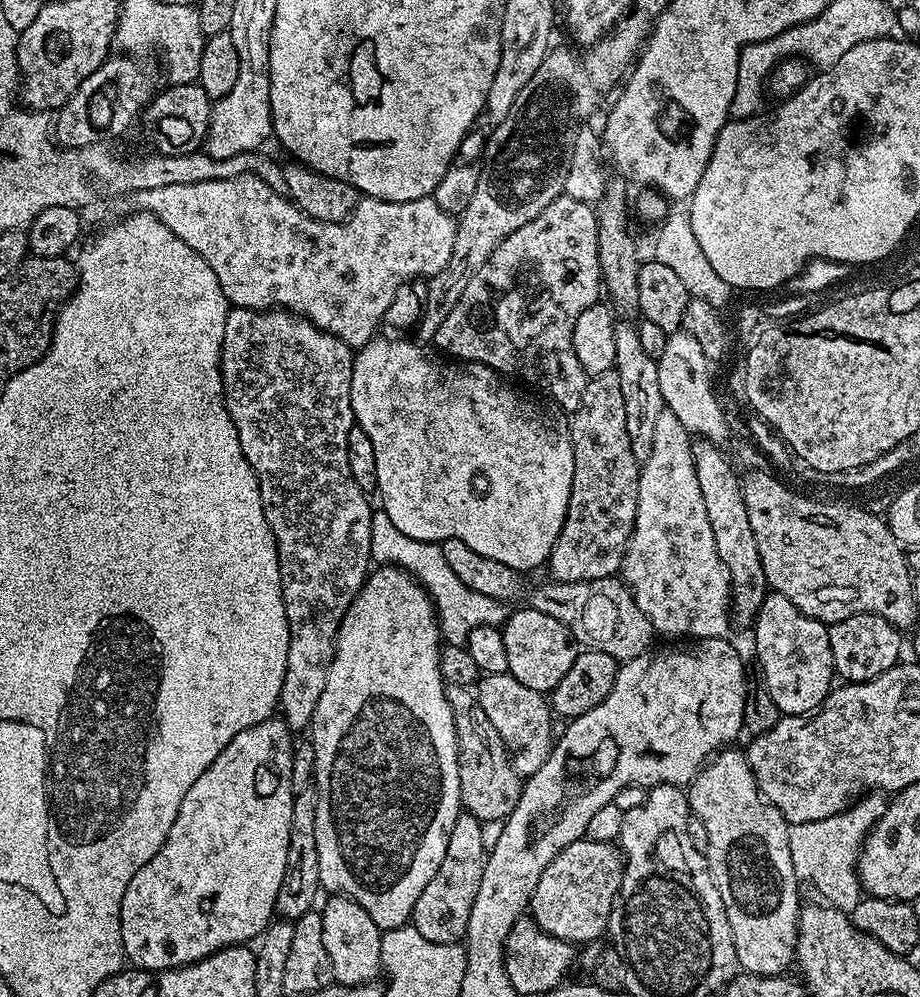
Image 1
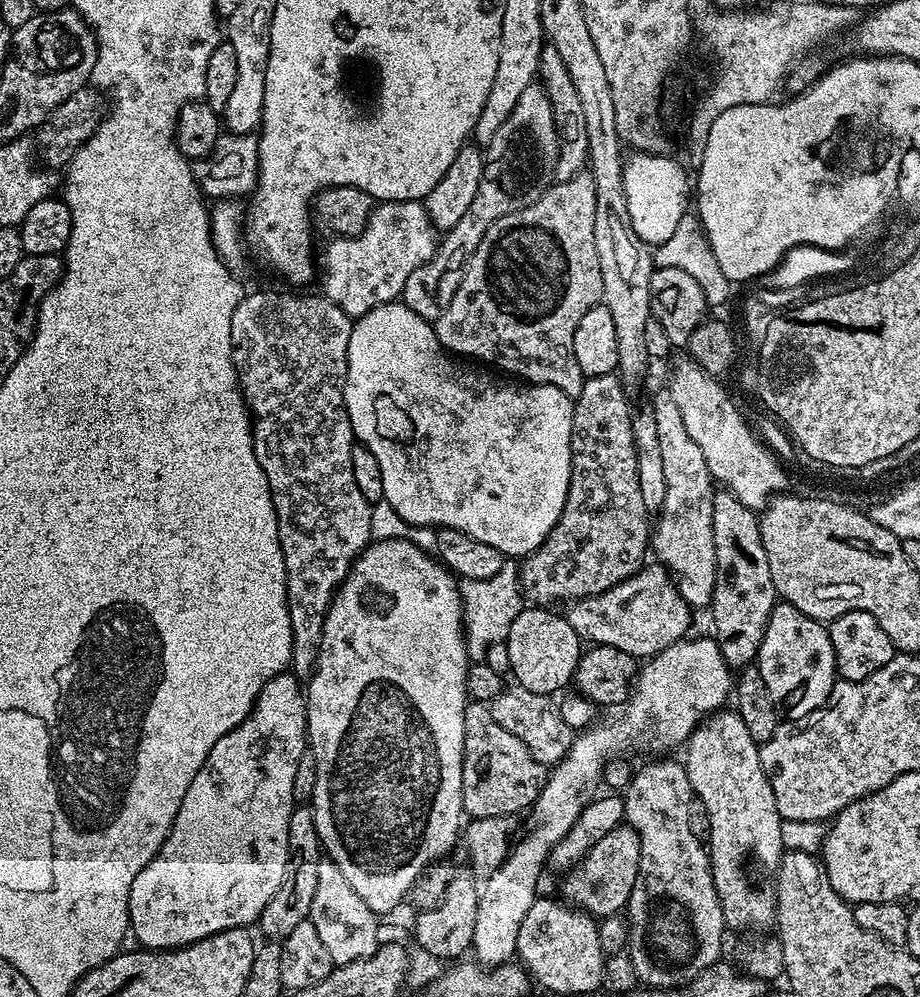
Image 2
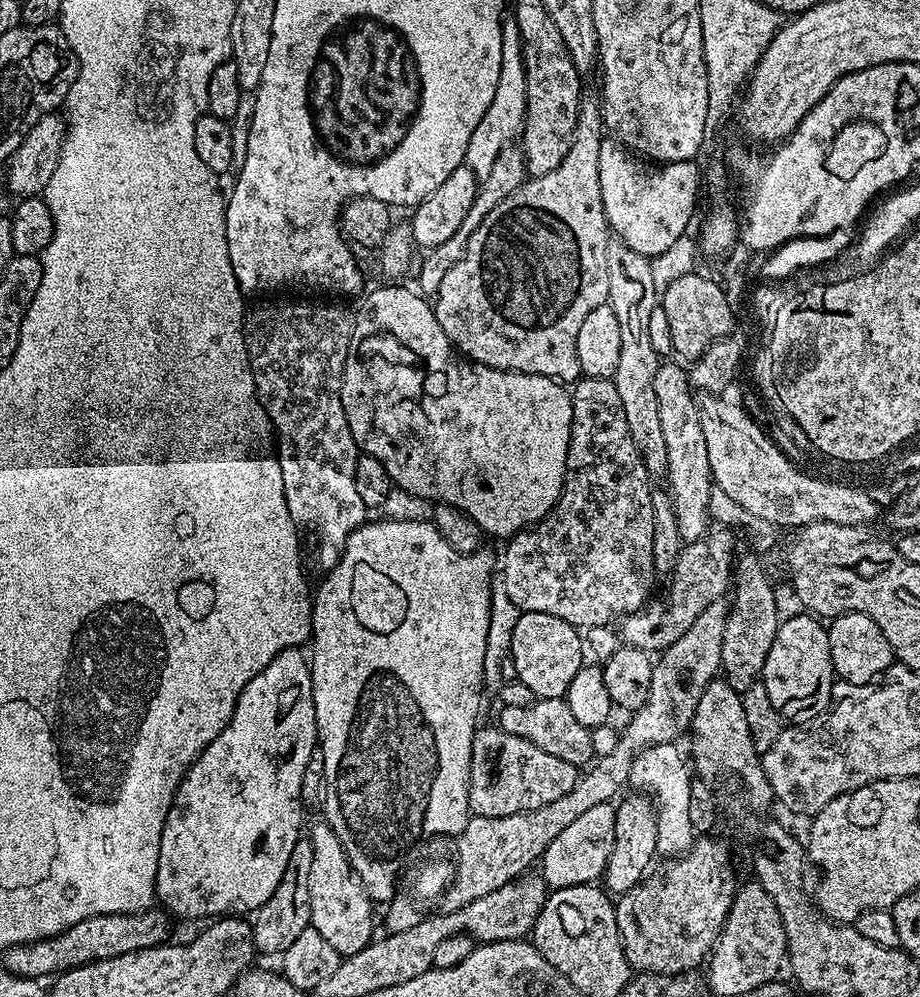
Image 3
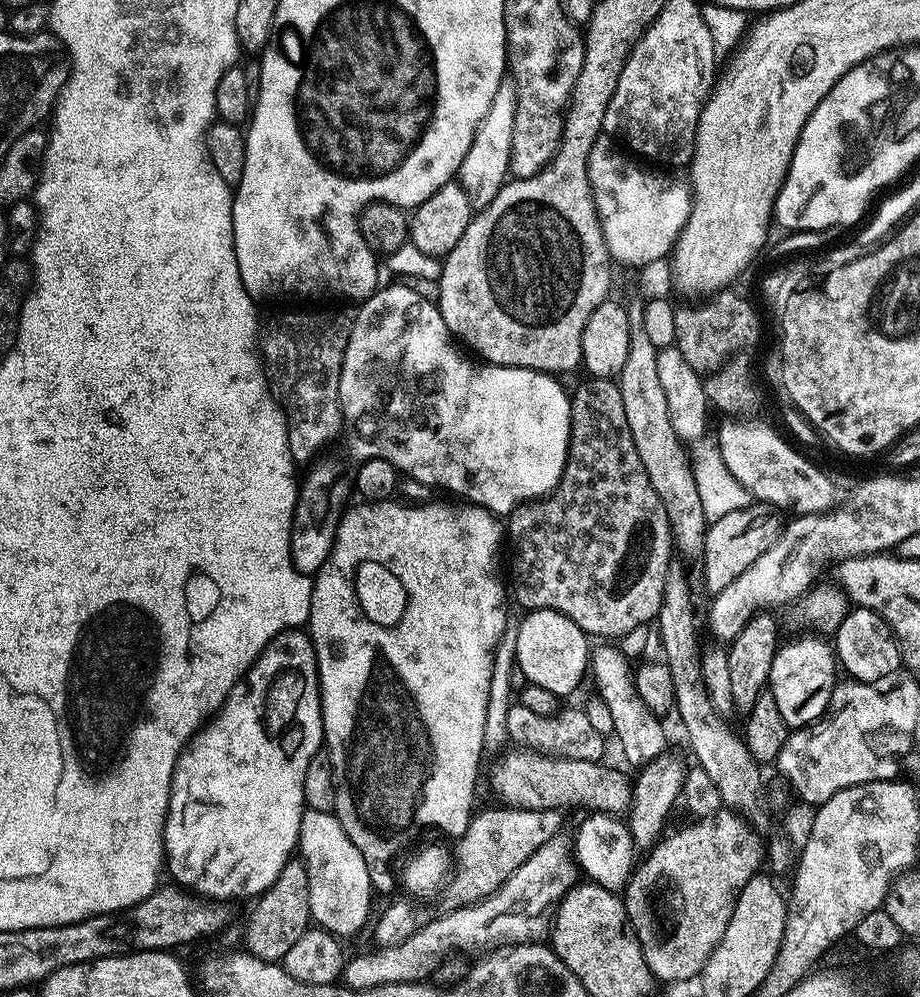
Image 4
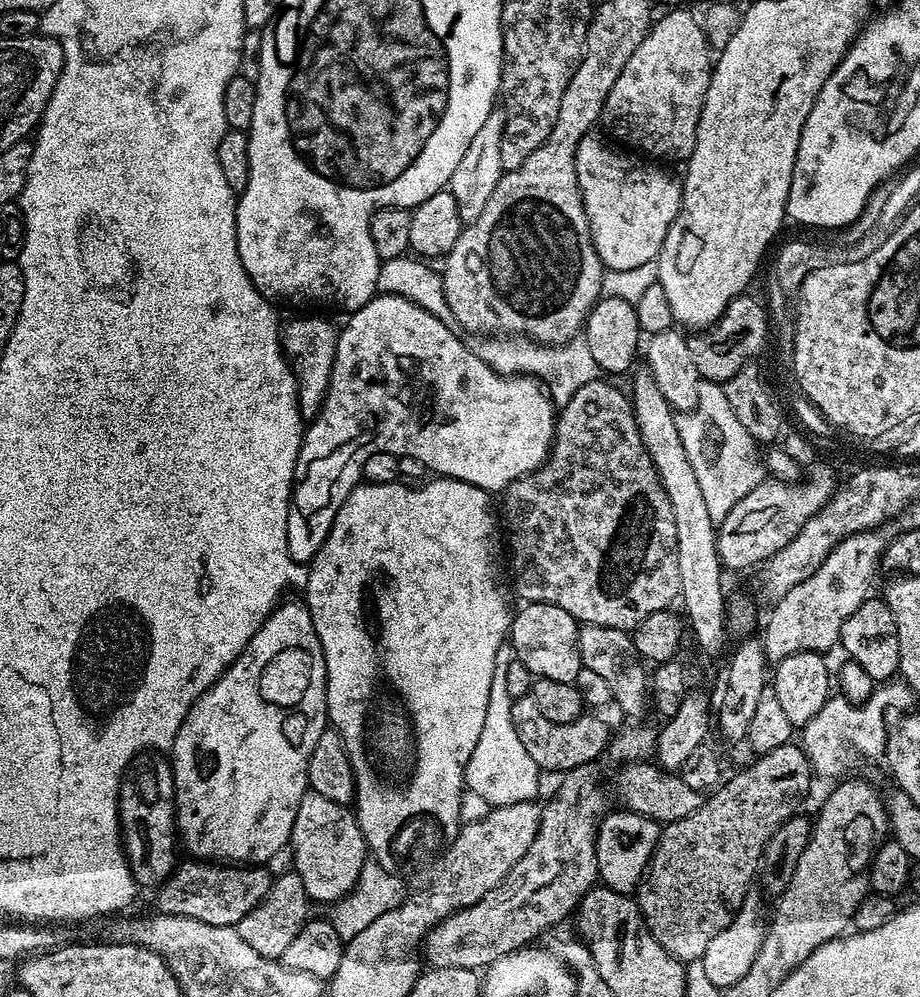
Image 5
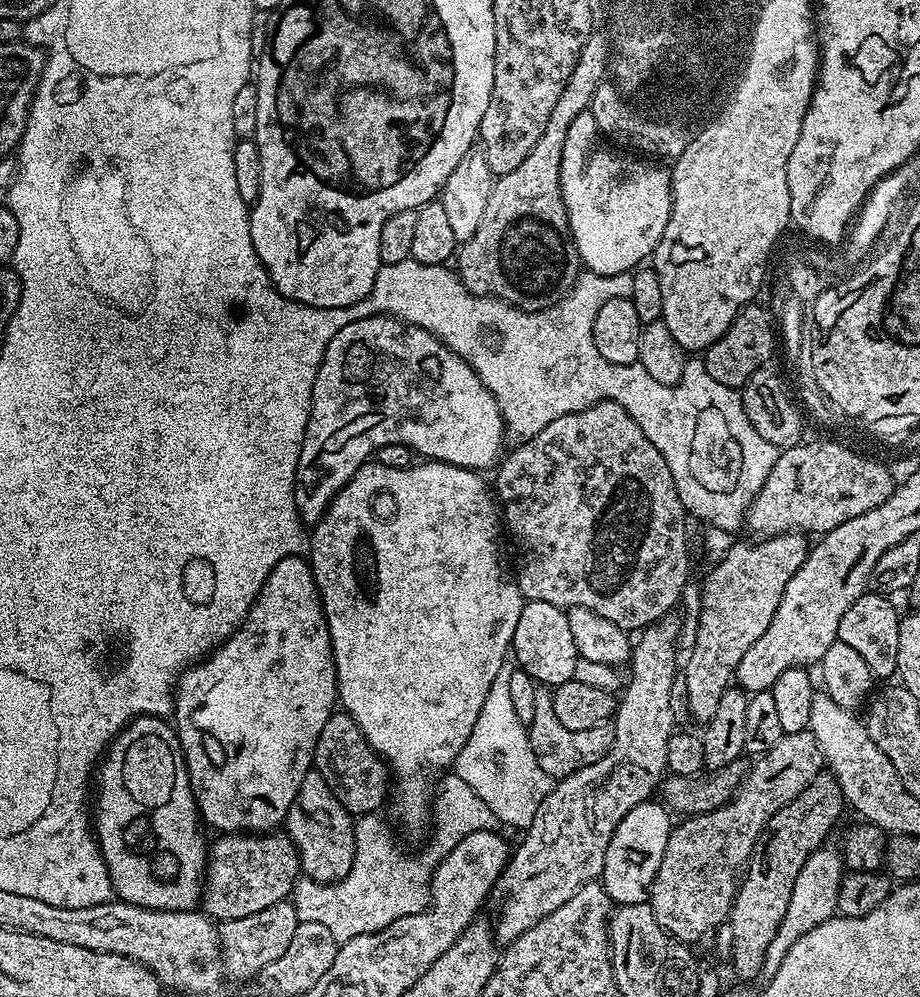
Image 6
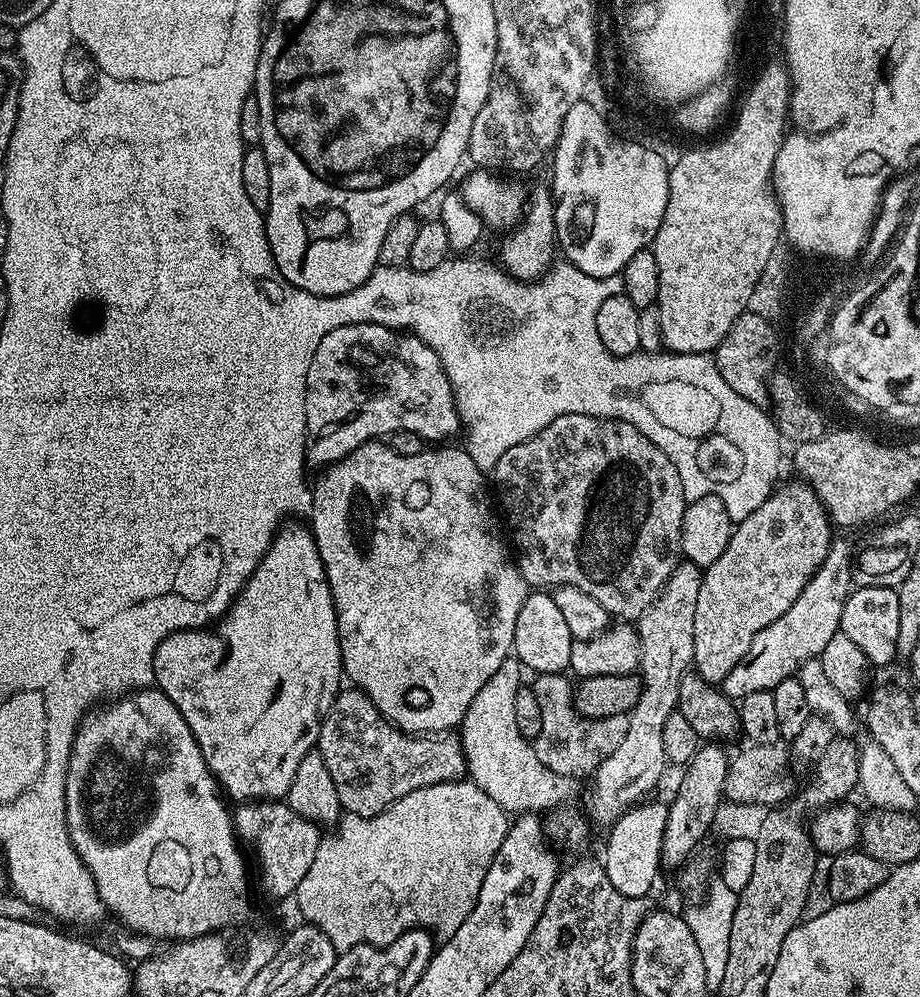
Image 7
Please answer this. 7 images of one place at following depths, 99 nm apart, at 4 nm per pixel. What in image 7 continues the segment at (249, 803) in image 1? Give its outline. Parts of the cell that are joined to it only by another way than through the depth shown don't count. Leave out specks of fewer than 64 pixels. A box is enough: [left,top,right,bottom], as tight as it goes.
[154,523,342,802]

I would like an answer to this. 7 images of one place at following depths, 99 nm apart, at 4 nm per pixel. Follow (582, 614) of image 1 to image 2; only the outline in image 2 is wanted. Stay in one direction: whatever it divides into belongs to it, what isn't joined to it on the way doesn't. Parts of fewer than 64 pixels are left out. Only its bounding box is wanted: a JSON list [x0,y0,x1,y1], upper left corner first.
[566,562,693,658]

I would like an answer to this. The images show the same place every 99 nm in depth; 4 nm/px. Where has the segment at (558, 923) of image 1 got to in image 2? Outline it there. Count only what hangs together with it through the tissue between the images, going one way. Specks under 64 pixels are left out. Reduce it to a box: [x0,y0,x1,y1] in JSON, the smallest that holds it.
[563,826,640,918]

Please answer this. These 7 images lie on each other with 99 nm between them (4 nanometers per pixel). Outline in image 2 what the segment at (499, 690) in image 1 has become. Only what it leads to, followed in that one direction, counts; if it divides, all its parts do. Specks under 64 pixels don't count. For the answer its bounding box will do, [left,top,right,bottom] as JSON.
[490,686,574,766]

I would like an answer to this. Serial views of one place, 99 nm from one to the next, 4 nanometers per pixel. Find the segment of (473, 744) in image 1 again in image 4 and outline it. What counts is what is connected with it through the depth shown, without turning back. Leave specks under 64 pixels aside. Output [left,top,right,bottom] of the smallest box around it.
[494,750,633,814]

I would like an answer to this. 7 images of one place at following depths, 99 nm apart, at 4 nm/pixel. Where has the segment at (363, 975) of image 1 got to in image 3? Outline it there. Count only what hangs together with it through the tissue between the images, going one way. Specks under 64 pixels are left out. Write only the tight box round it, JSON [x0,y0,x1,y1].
[310,822,373,957]

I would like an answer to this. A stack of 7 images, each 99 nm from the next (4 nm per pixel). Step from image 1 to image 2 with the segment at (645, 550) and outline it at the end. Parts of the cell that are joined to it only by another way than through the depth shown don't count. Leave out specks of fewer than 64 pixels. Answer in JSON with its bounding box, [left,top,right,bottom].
[650,390,716,610]

